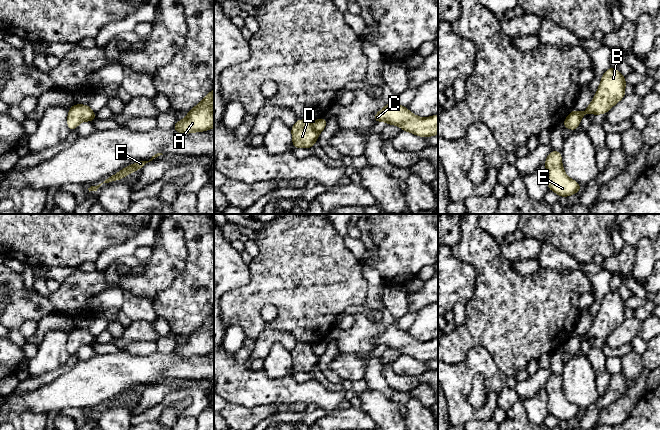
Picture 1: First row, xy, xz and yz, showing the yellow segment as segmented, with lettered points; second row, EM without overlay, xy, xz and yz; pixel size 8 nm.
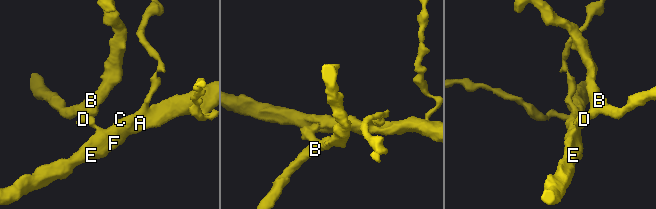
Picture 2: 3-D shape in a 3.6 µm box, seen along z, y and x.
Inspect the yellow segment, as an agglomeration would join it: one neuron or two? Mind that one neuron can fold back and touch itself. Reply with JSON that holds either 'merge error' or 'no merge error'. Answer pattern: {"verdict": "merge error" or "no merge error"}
{"verdict": "merge error"}

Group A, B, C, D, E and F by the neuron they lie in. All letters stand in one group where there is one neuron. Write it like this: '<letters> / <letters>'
A C E F / B D

